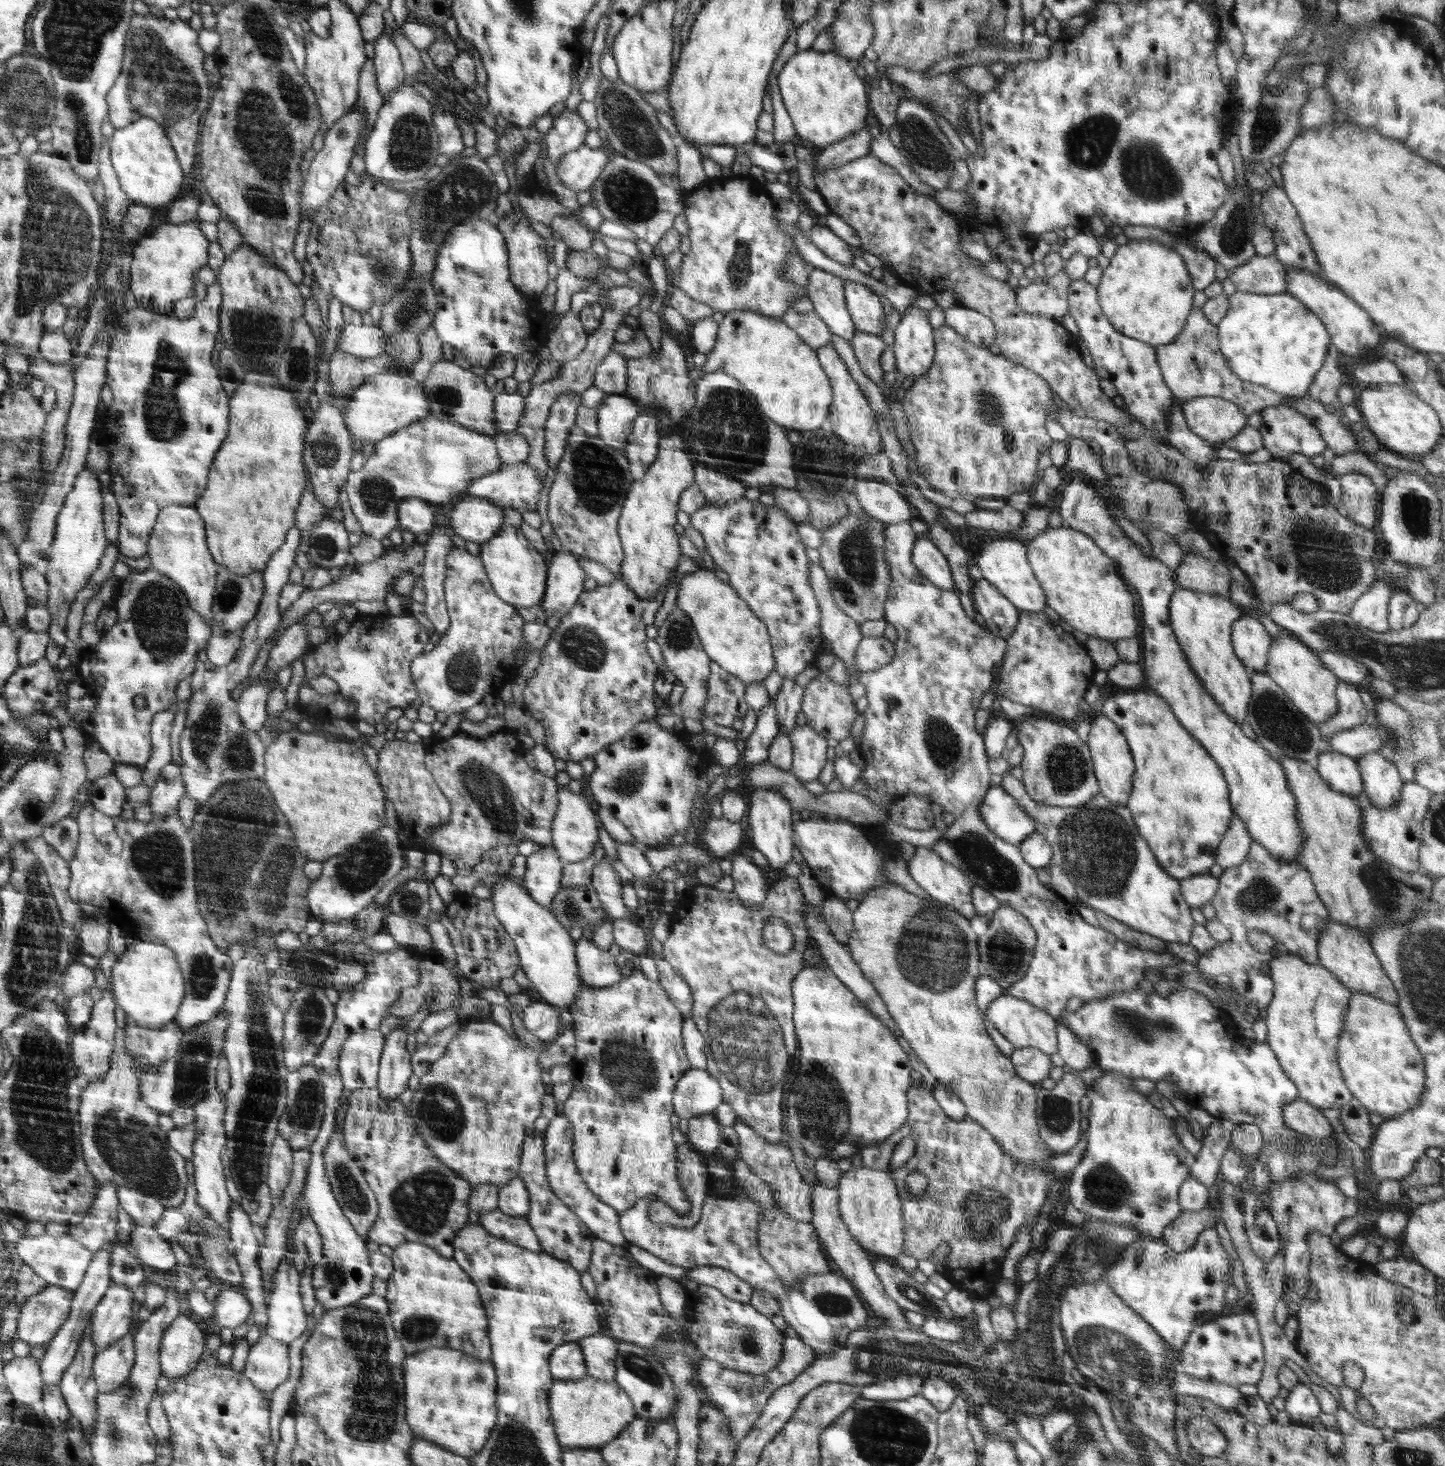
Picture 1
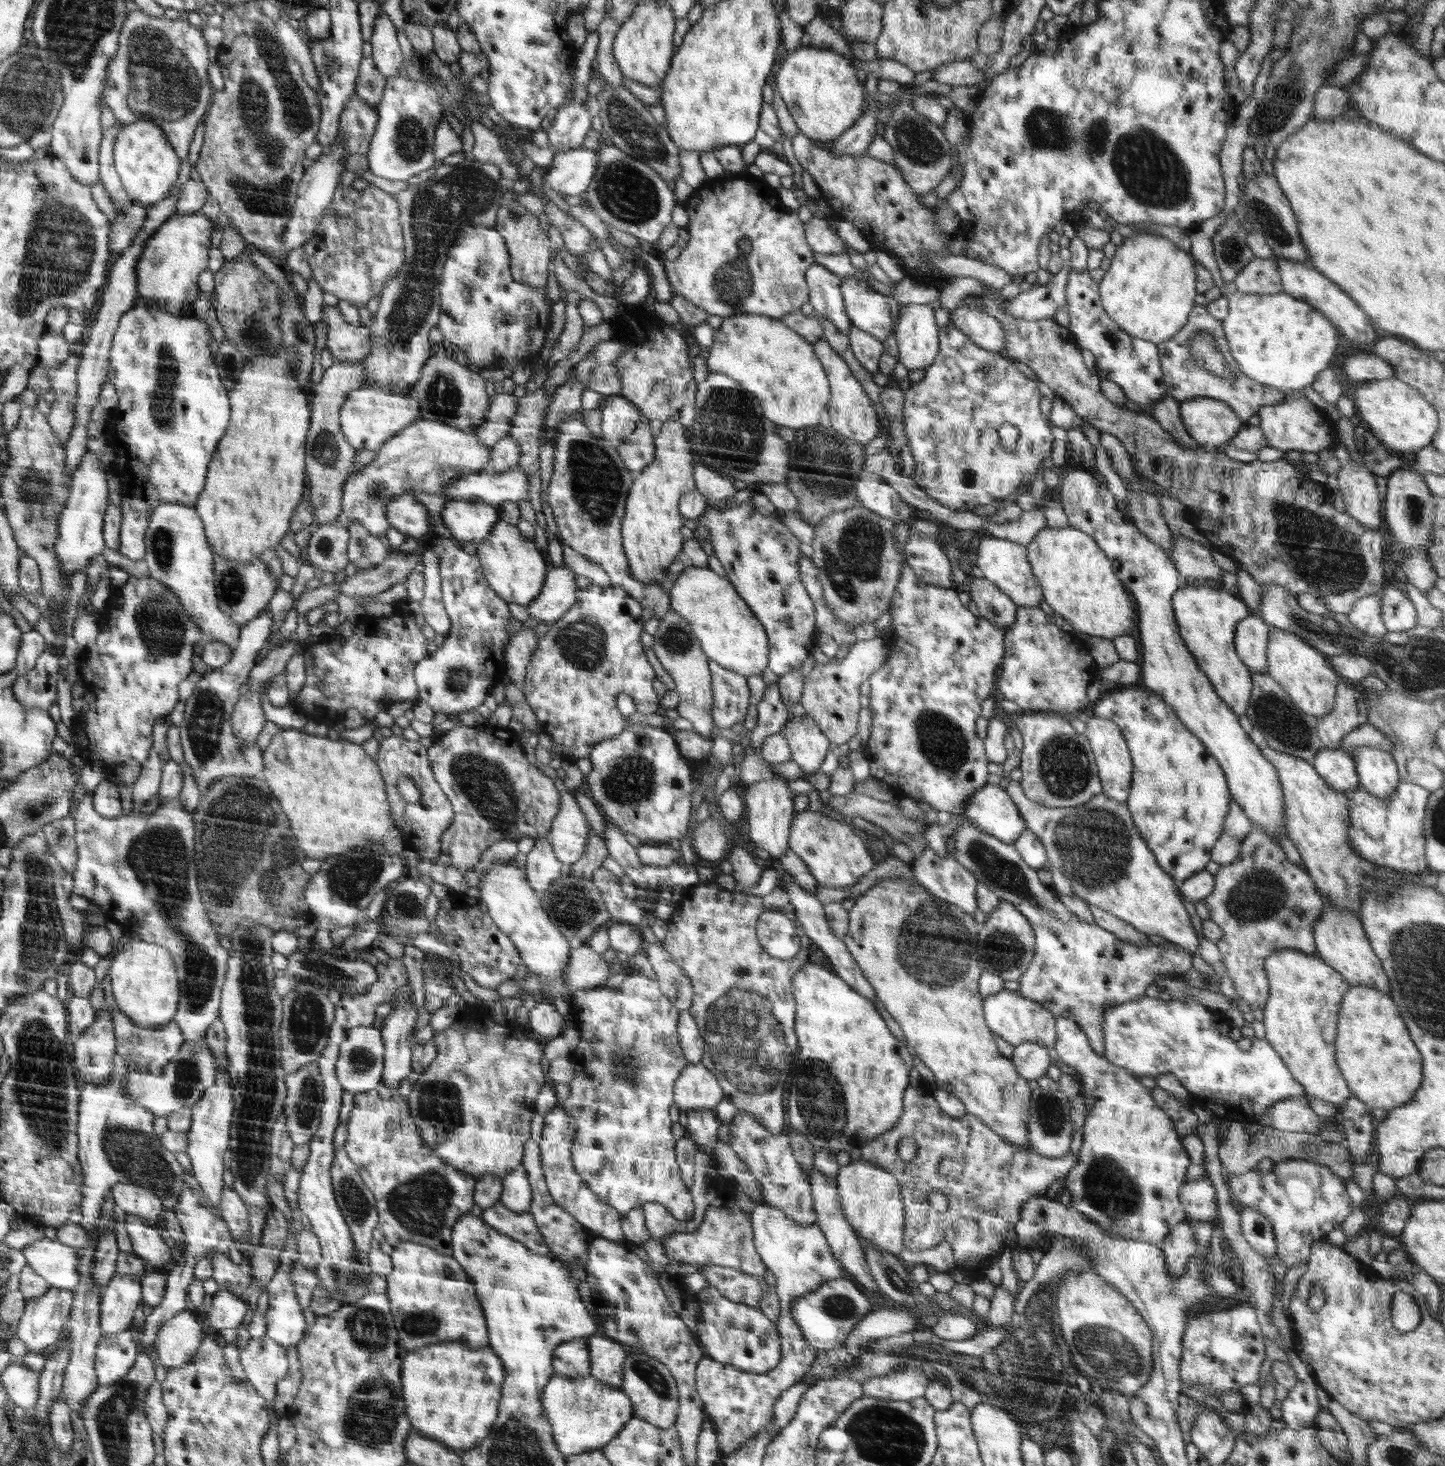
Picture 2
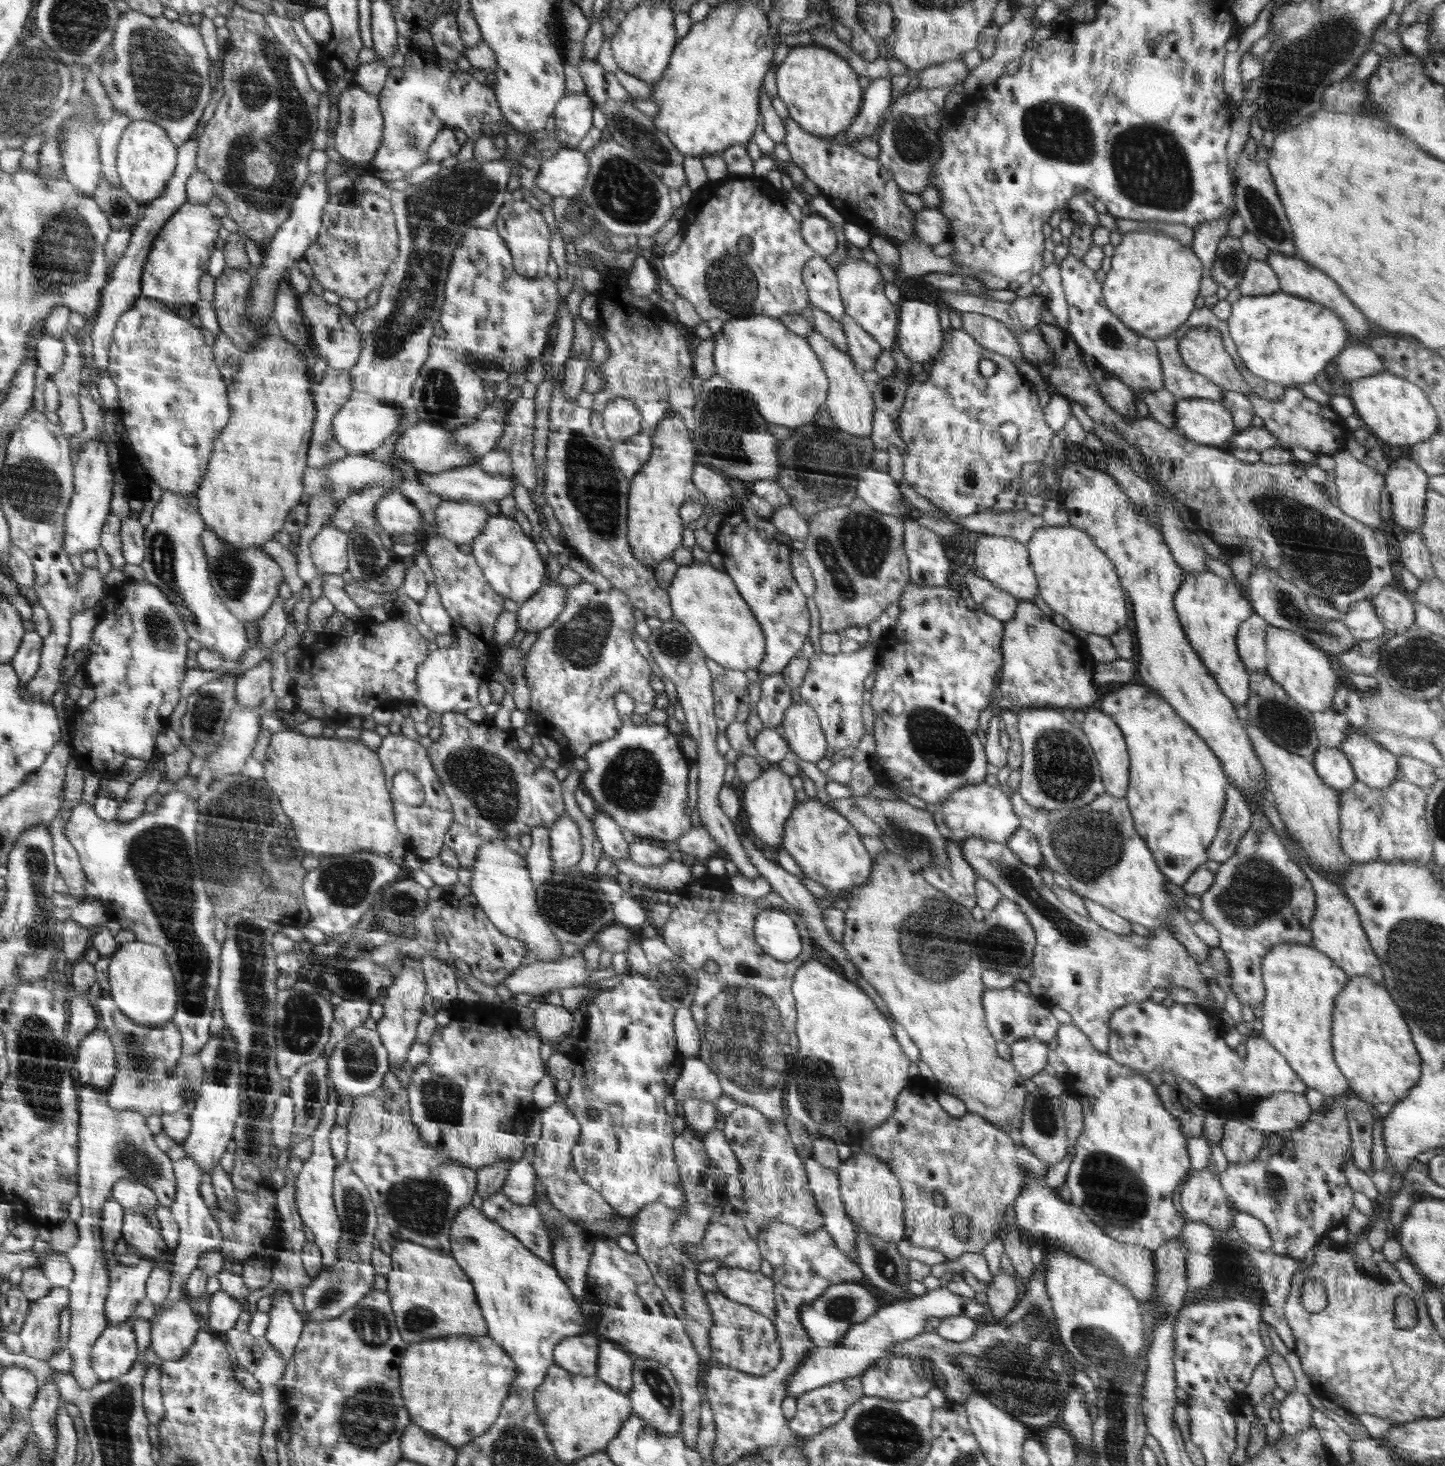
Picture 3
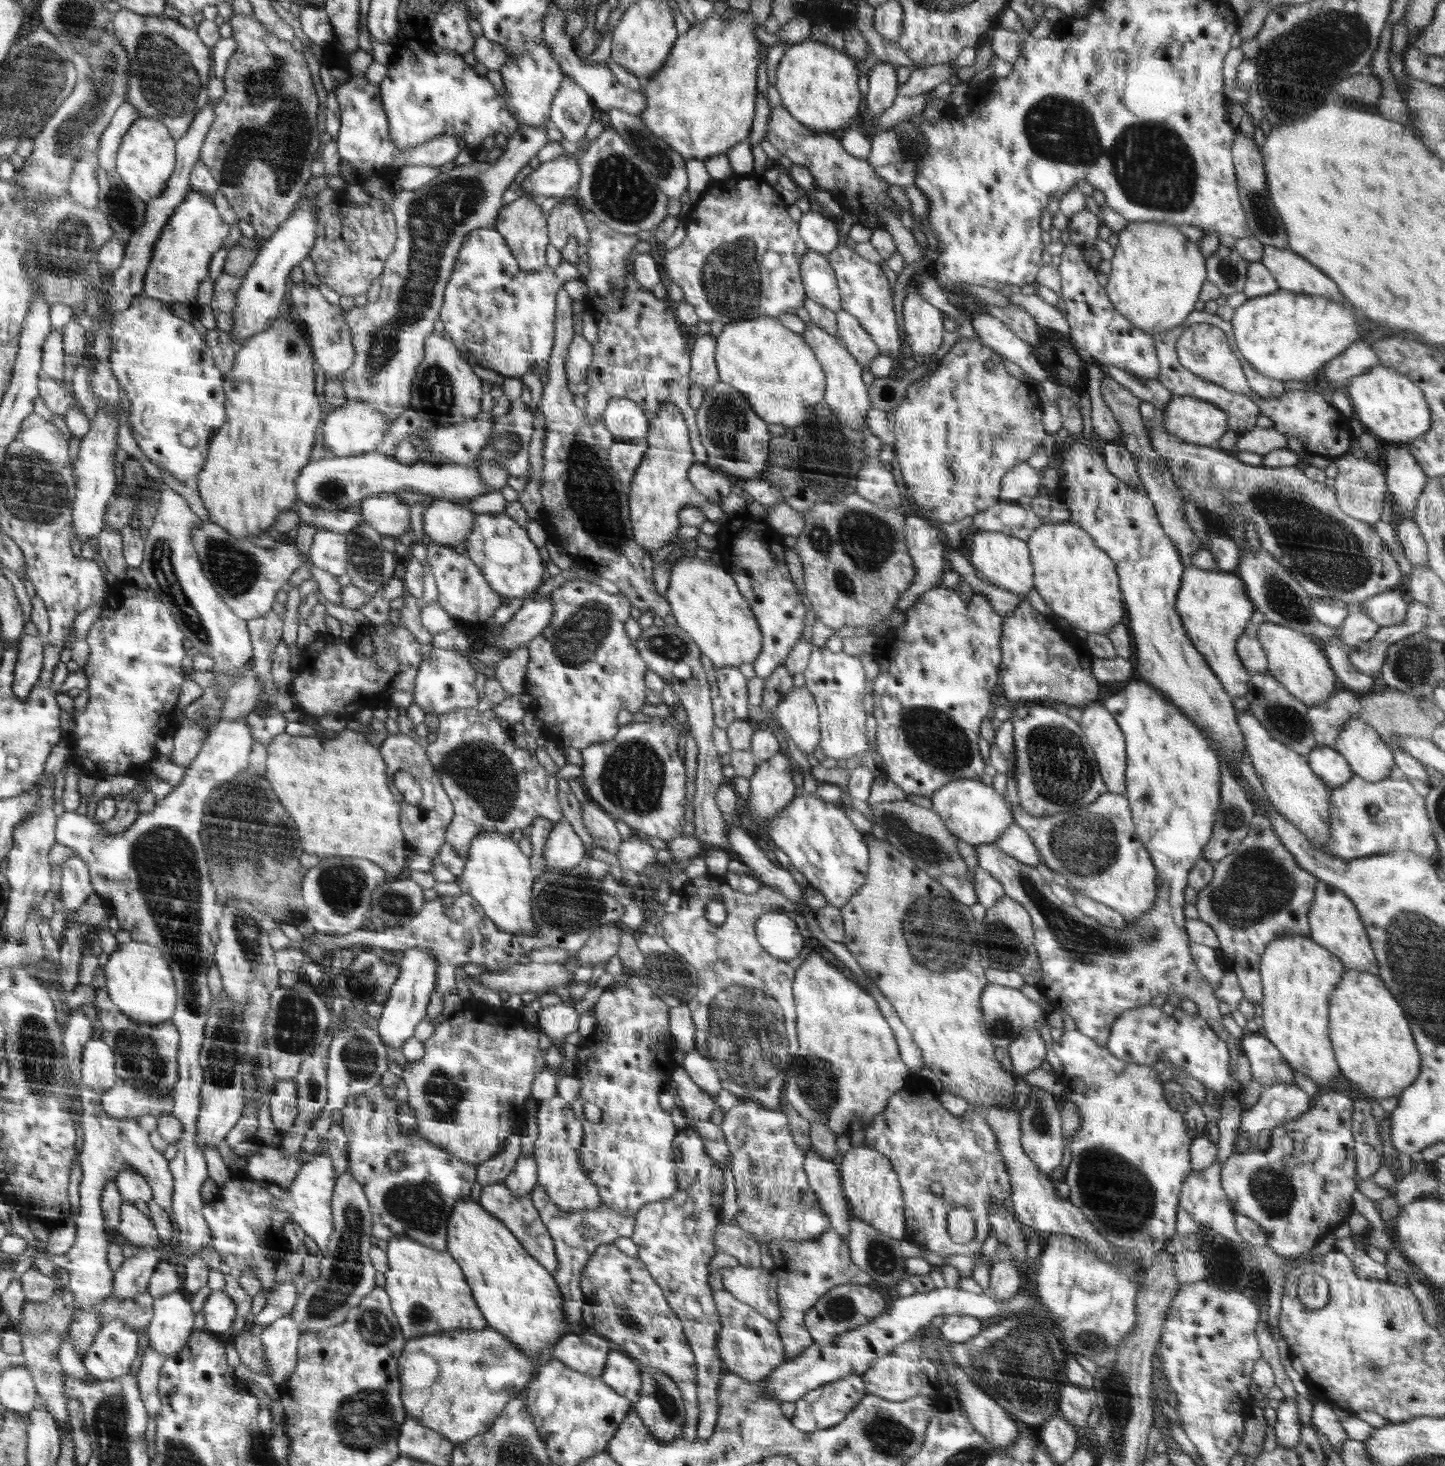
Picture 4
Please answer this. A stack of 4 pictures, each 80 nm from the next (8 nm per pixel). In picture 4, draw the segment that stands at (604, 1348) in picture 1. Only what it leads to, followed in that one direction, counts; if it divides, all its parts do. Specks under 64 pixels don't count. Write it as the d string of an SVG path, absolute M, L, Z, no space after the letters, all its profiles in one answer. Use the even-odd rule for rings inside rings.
M612 1348L602 1379L615 1391L630 1399L632 1406L642 1393L642 1375L639 1364L618 1348Z

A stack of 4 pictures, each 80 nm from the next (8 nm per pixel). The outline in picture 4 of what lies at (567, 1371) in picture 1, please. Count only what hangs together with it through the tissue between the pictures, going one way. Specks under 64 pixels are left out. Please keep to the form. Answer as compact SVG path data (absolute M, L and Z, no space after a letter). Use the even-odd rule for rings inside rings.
M570 1333L557 1341L552 1352L552 1357L571 1367L572 1370L580 1371L582 1374L591 1375L592 1377L602 1377L612 1348L614 1348L613 1342L604 1338L603 1335L590 1333L578 1335Z

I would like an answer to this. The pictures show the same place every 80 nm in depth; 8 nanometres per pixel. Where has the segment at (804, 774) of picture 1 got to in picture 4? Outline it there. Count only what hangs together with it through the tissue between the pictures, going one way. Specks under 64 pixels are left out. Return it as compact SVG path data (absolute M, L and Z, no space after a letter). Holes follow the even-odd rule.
M793 687L786 696L781 696L780 704L775 710L775 716L780 729L788 732L795 747L803 754L812 754L819 746L819 712L817 704L802 687Z

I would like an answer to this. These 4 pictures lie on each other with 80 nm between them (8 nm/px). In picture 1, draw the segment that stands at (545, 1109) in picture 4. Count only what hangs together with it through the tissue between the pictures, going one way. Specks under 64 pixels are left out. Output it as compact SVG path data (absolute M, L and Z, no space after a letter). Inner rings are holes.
M558 1114L550 1119L547 1129L541 1135L544 1139L546 1176L554 1194L582 1219L597 1238L614 1246L627 1246L627 1239L621 1230L620 1212L608 1206L587 1186L583 1175L579 1173L579 1167L575 1165L574 1125L571 1120Z

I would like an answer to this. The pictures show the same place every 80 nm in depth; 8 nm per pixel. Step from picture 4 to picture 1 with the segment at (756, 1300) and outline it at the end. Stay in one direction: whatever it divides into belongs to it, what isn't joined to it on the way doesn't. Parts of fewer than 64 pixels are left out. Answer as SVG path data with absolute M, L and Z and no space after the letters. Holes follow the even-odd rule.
M704 1266L689 1269L685 1275L690 1280L695 1280L699 1285L716 1287L728 1298L748 1303L753 1289L744 1279L738 1278L734 1271L720 1268L719 1266Z

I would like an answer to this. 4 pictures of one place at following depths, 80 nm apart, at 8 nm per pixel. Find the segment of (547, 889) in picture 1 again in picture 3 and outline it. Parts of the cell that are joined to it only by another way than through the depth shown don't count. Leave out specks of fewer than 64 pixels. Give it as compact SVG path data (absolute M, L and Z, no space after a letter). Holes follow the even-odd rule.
M537 826L531 830L532 845L525 852L528 870L535 885L541 886L554 872L555 862L550 852L550 827Z

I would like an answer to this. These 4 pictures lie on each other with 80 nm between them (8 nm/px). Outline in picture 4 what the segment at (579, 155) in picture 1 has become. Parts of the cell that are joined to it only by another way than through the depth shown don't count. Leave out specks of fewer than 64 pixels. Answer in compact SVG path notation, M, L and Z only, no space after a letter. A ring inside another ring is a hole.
M562 156L550 162L540 163L520 184L522 196L533 194L534 197L553 196L561 199L565 196L577 196L581 168L576 158Z

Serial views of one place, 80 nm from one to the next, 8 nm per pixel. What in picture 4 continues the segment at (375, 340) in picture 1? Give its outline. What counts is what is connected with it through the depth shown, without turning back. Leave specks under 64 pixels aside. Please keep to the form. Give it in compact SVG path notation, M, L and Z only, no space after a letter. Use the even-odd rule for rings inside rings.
M307 282L290 283L288 298L297 318L303 320L309 333L309 341L316 353L316 362L325 372L326 380L340 379L355 357L353 338L345 321L345 311L338 305L328 303L319 292L318 287L309 286Z

